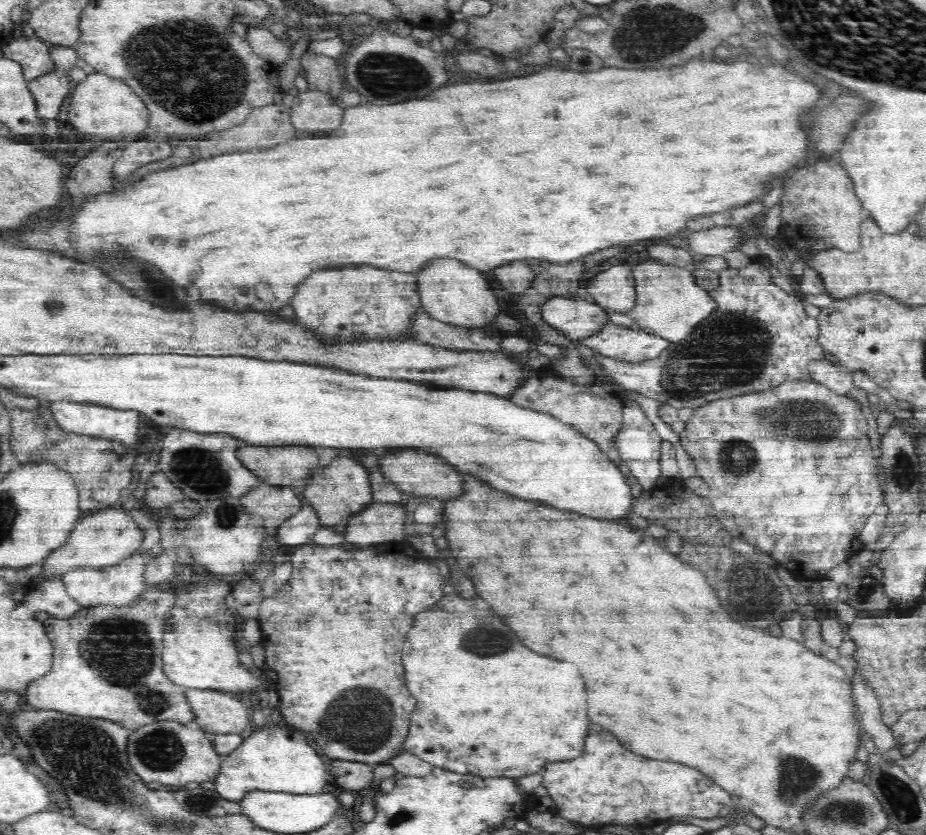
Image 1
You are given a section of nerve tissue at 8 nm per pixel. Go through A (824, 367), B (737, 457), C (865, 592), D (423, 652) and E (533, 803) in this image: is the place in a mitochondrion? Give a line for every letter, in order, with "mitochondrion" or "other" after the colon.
A: other
B: mitochondrion
C: mitochondrion
D: other
E: other

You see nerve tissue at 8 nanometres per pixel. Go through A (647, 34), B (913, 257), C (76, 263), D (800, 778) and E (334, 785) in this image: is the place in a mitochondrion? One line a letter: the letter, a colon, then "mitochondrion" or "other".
A: mitochondrion
B: other
C: other
D: mitochondrion
E: other

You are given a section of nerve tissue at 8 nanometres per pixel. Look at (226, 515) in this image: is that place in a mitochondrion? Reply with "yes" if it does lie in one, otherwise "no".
yes

